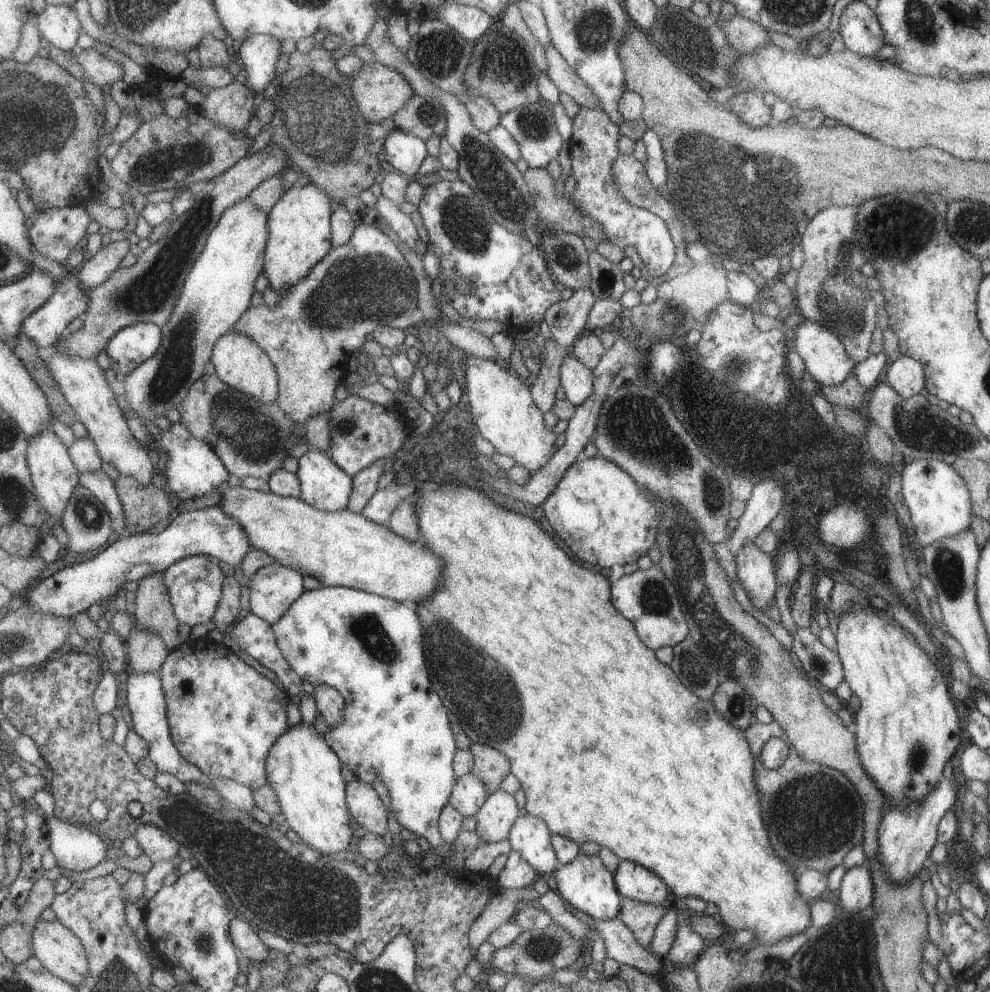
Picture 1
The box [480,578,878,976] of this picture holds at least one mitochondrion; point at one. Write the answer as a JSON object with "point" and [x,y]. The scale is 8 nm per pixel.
{"point":[819,817]}

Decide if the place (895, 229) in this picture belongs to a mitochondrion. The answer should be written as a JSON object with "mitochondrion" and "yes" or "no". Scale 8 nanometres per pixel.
{"mitochondrion":"yes"}

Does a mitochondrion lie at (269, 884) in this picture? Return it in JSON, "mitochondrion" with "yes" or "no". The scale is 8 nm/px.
{"mitochondrion":"yes"}

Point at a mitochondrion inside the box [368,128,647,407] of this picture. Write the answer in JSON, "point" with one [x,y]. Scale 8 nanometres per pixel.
{"point":[500,192]}

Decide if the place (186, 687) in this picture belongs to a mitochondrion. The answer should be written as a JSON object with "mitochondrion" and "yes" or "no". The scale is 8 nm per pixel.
{"mitochondrion":"no"}

